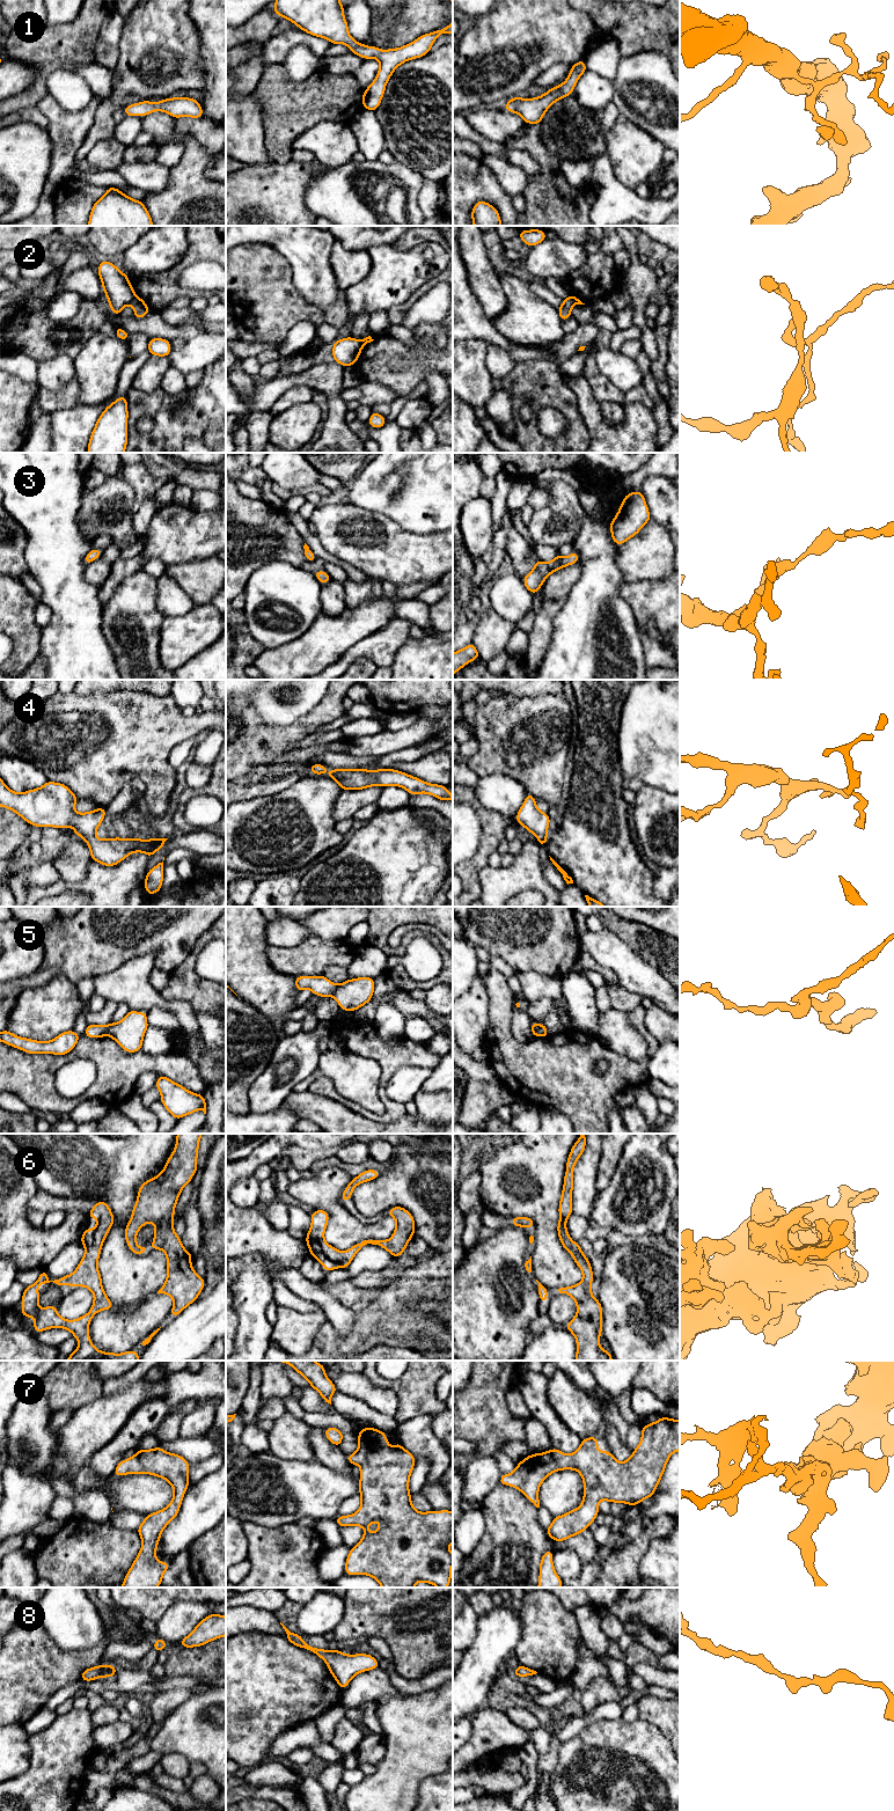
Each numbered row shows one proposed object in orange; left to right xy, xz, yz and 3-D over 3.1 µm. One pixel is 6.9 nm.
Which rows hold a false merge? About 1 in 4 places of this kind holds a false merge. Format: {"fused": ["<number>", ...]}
{"fused": ["2", "5"]}

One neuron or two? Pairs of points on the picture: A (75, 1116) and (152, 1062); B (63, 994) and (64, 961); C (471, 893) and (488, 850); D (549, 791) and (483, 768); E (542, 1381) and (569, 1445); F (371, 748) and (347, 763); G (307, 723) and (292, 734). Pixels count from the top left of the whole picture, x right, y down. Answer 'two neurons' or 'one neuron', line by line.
A: two neurons
B: two neurons
C: one neuron
D: one neuron
E: one neuron
F: two neurons
G: one neuron

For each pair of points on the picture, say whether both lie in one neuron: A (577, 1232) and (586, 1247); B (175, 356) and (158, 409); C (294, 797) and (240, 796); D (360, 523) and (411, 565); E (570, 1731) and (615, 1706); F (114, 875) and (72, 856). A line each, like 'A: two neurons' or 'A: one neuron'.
A: two neurons
B: two neurons
C: two neurons
D: one neuron
E: one neuron
F: two neurons

